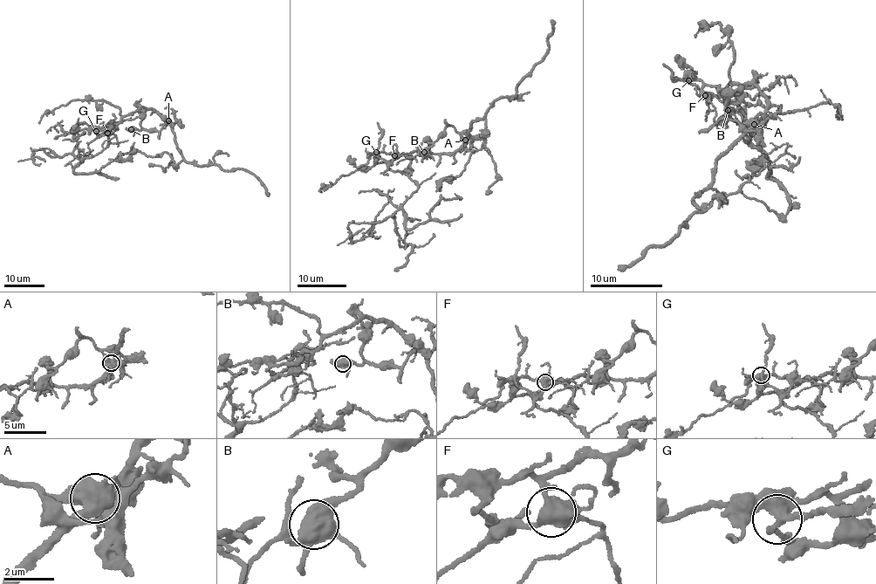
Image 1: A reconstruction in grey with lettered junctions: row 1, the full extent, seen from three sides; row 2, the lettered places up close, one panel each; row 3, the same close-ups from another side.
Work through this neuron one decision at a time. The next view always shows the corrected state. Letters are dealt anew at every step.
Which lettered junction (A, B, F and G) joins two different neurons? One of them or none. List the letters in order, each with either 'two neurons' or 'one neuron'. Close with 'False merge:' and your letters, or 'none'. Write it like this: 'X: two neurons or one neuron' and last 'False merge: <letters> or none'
A: two neurons
B: one neuron
F: one neuron
G: one neuron
False merge: A

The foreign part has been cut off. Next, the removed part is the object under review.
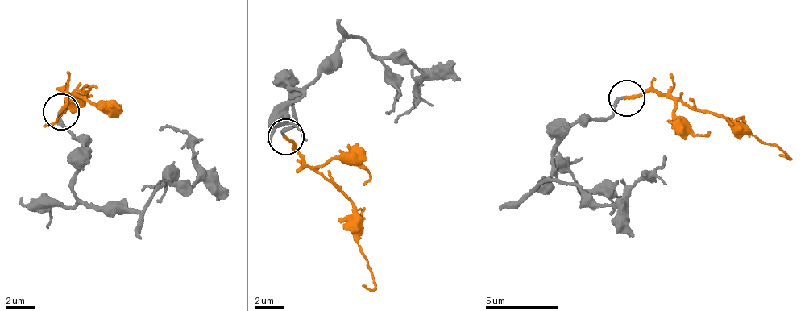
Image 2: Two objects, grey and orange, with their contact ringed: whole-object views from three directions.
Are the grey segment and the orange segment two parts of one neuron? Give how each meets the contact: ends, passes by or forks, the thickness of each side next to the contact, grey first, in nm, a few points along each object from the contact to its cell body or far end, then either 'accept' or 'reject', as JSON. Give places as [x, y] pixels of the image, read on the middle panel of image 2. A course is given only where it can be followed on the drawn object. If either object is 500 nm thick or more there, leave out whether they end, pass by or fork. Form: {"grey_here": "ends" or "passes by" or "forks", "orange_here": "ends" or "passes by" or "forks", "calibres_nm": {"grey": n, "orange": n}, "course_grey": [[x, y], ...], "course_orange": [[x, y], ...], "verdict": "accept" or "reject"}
{"grey_here": "ends", "orange_here": "ends", "calibres_nm": {"grey": 200, "orange": 200}, "course_grey": [[285, 136], [295, 122], [290, 86], [311, 82], [345, 37], [396, 53], [420, 75], [413, 103], [394, 124]], "course_orange": [[285, 136], [308, 164], [352, 201], [375, 285], [370, 290], [363, 284]], "verdict": "accept"}

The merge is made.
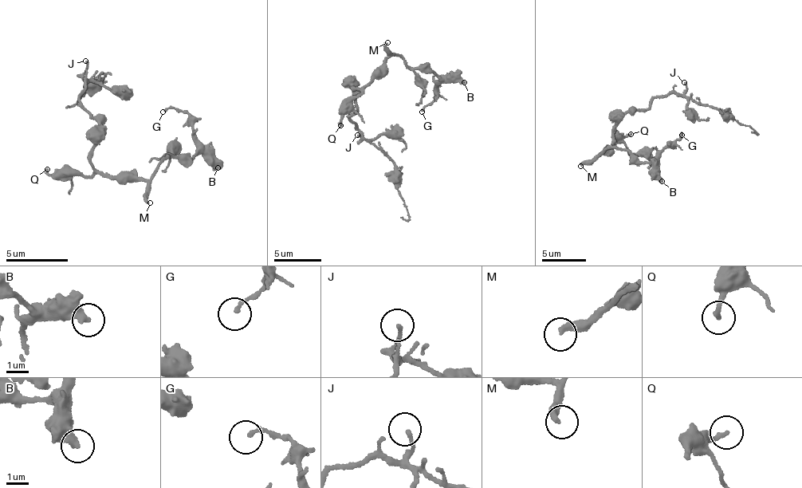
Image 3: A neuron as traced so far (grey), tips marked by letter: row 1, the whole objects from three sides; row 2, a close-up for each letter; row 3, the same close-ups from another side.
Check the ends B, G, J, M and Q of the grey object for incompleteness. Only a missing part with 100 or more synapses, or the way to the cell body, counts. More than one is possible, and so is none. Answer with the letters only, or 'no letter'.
M

